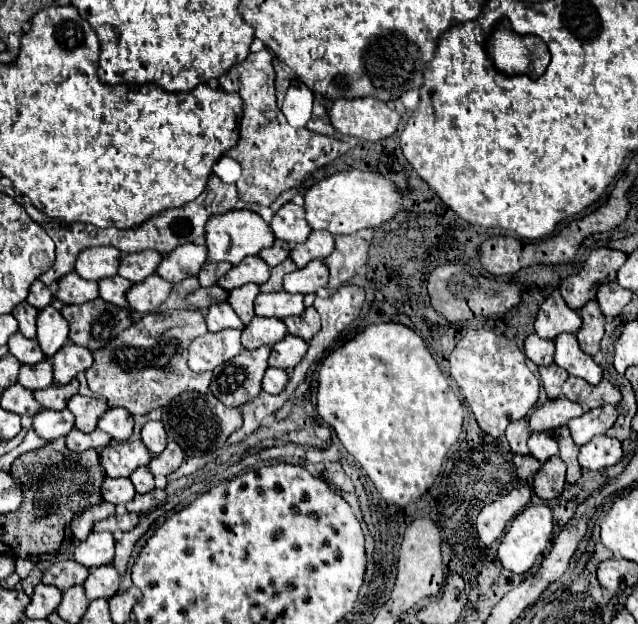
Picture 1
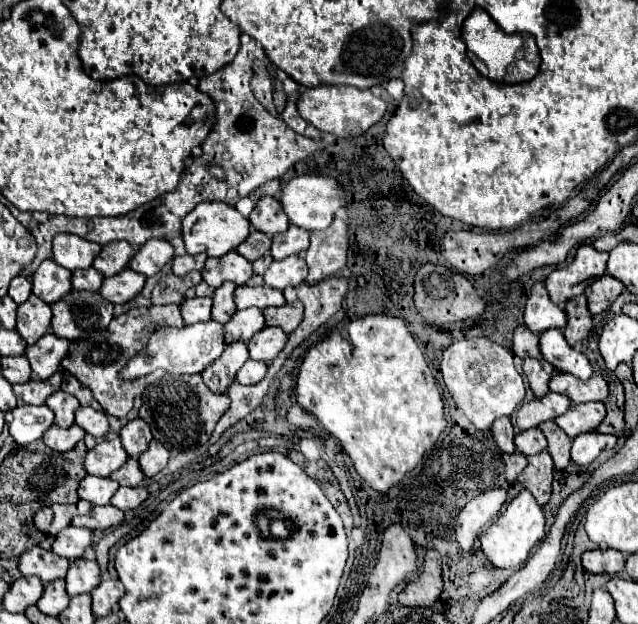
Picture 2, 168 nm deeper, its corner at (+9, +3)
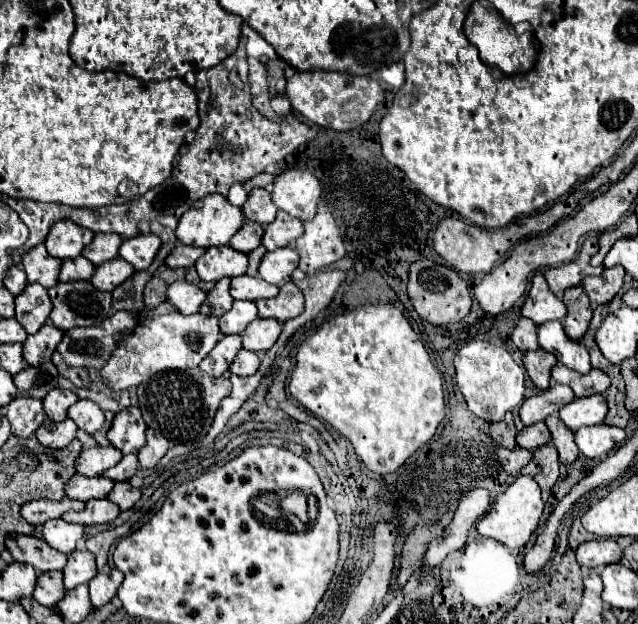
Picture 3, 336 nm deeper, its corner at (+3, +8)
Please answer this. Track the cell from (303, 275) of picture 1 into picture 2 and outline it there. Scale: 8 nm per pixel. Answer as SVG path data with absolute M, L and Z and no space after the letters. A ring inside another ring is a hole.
M289 255L281 261L273 261L265 275L263 281L265 285L273 287L273 289L285 289L285 287L297 287L299 283L303 283L307 277L307 265L303 261L303 257L299 255Z

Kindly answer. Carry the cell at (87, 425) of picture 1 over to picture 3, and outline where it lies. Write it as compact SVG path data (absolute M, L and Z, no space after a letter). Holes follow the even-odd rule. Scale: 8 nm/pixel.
M55 388L43 398L43 406L45 406L45 412L51 420L63 422L67 418L69 406L73 406L77 400L79 398L77 398L75 392L65 390L65 388Z

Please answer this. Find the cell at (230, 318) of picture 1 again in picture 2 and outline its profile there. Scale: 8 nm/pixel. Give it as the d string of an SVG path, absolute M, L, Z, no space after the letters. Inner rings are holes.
M191 297L181 305L181 317L187 325L211 319L211 297Z

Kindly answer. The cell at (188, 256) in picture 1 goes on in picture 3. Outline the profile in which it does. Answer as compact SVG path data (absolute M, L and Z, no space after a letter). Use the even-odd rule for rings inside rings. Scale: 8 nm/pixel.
M139 234L123 242L123 246L119 248L119 256L133 264L137 270L145 270L153 264L161 244L161 238L155 234Z

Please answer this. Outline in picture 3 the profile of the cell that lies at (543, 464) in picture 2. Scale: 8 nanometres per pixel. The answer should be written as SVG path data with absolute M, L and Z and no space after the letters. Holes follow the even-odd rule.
M545 444L545 446L537 448L533 452L531 462L521 470L521 474L531 476L539 484L541 494L543 494L543 500L547 500L553 484L559 478L559 458L557 458L555 446Z

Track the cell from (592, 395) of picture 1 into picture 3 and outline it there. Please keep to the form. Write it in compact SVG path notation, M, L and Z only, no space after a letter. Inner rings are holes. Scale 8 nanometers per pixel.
M557 364L551 372L553 380L557 384L569 386L577 398L593 396L593 394L605 394L609 388L609 376L597 368L593 368L589 374L579 374L563 364Z

